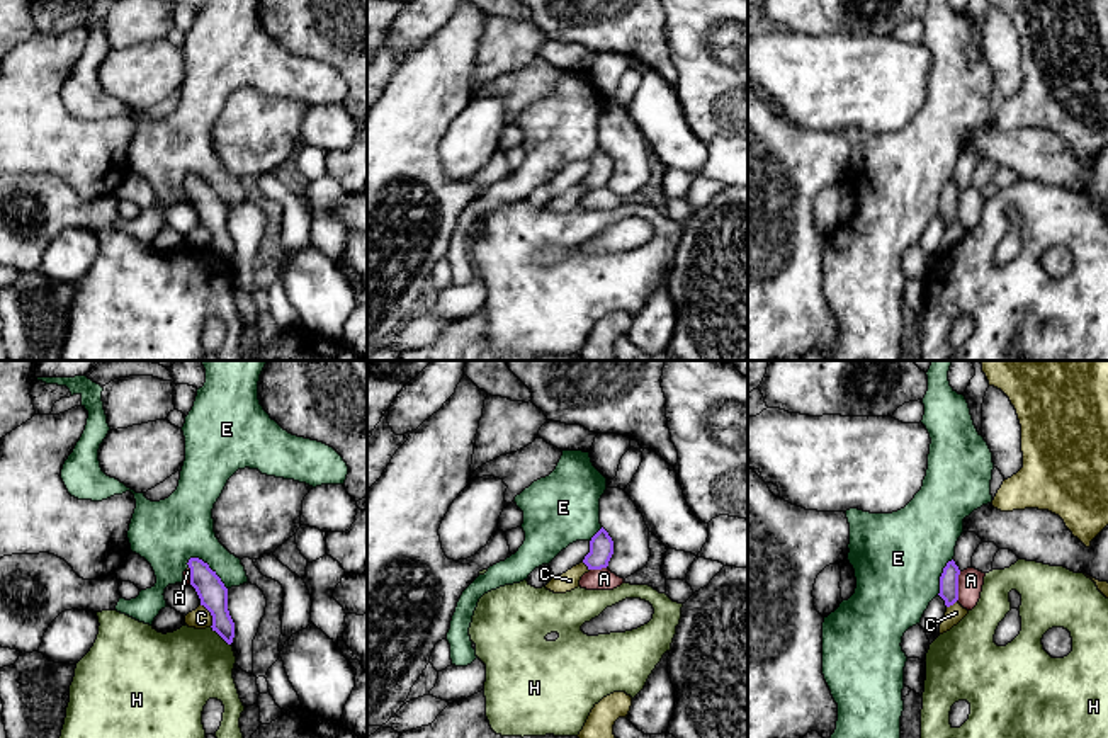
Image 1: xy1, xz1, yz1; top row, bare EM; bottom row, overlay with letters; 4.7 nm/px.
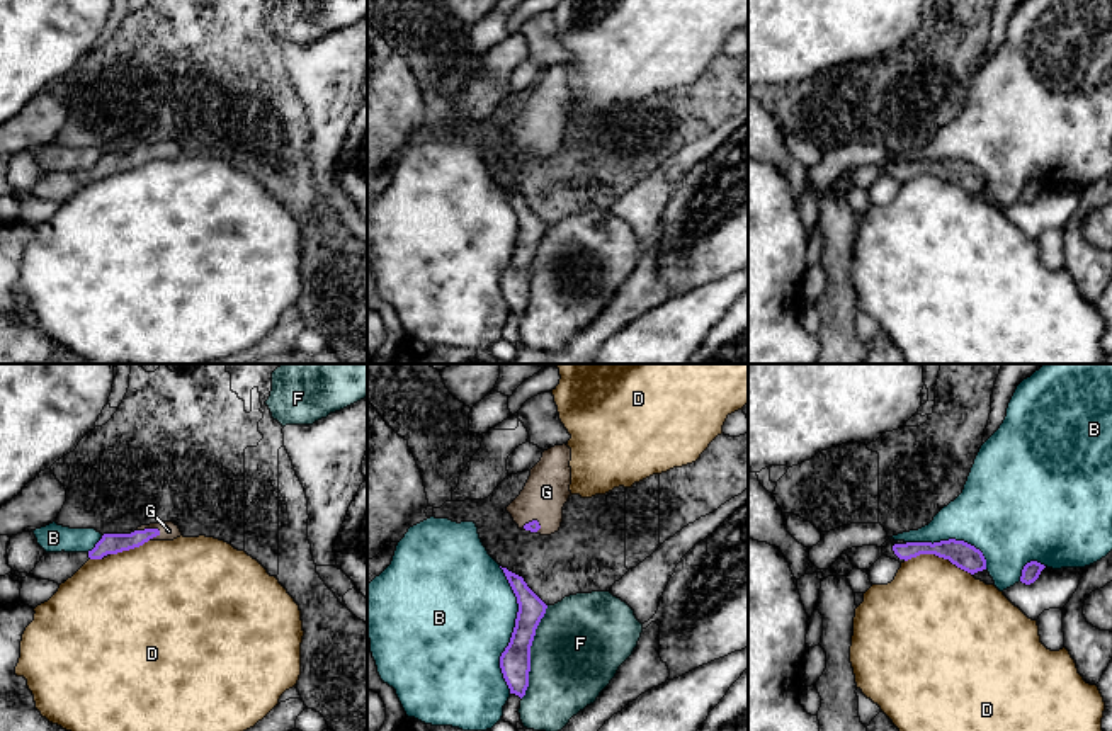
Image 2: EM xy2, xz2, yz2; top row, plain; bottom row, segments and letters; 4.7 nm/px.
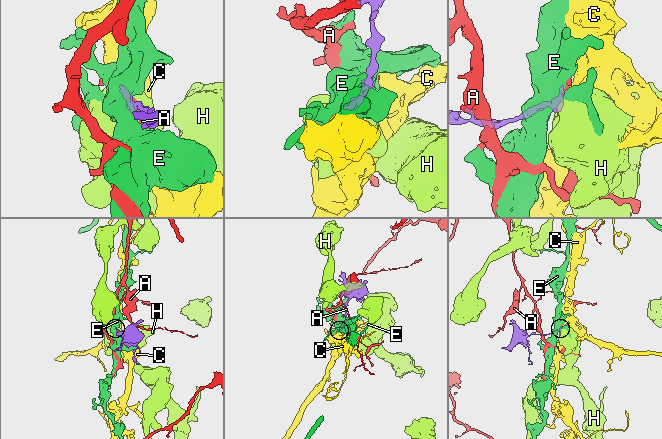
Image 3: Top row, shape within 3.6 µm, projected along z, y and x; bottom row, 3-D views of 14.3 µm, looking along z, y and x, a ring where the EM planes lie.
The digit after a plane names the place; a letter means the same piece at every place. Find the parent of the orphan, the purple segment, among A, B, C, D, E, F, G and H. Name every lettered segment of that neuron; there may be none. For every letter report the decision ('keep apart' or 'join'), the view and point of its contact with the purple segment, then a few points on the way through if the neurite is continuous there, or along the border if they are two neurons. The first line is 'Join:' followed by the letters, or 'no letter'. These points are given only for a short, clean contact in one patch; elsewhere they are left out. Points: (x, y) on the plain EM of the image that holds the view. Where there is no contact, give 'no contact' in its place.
Join: G
A: keep apart; meets purple in yz1 at (957, 206); border along yz1 (961, 191), (959, 216), (955, 220)
B: keep apart; meets purple in xz2 at (514, 249)
C: keep apart; meets purple in xy1 at (211, 233); border along xy1 (201, 223), (211, 235), (211, 245)
D: keep apart; meets purple in yz2 at (939, 175)
E: keep apart; meets purple in xy1 at (208, 186); border along xy1 (187, 179), (203, 179), (226, 208)
F: keep apart; meets purple in xz2 at (529, 271)
G: join; meets purple in xy2 at (150, 148); runs through xy2 (111, 162), (136, 158), (150, 148), (169, 150)
H: keep apart; meets purple in xy1 at (221, 255); border along xy1 (211, 245), (230, 264)

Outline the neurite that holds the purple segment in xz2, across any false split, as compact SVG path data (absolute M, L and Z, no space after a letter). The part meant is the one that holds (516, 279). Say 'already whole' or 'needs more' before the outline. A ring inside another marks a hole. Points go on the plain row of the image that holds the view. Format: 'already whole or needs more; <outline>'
already whole; M502 187L519 223L515 246L500 275L500 287L510 313L525 314L530 291L530 265L547 224L527 206L522 196Z

